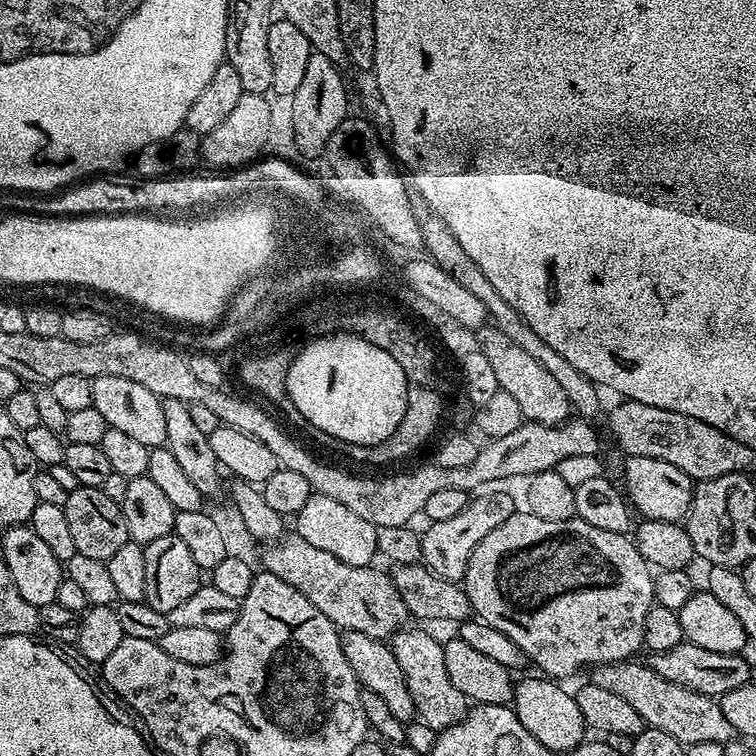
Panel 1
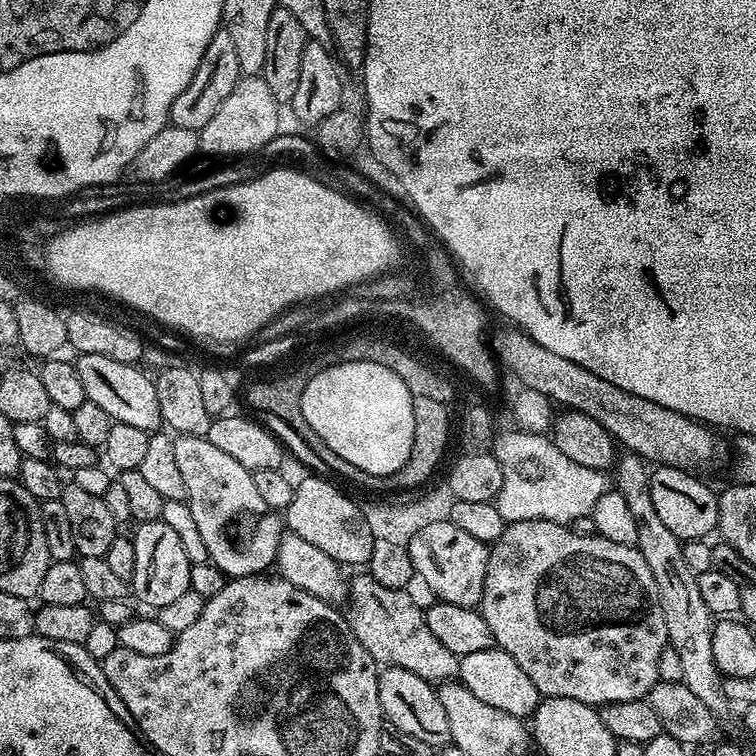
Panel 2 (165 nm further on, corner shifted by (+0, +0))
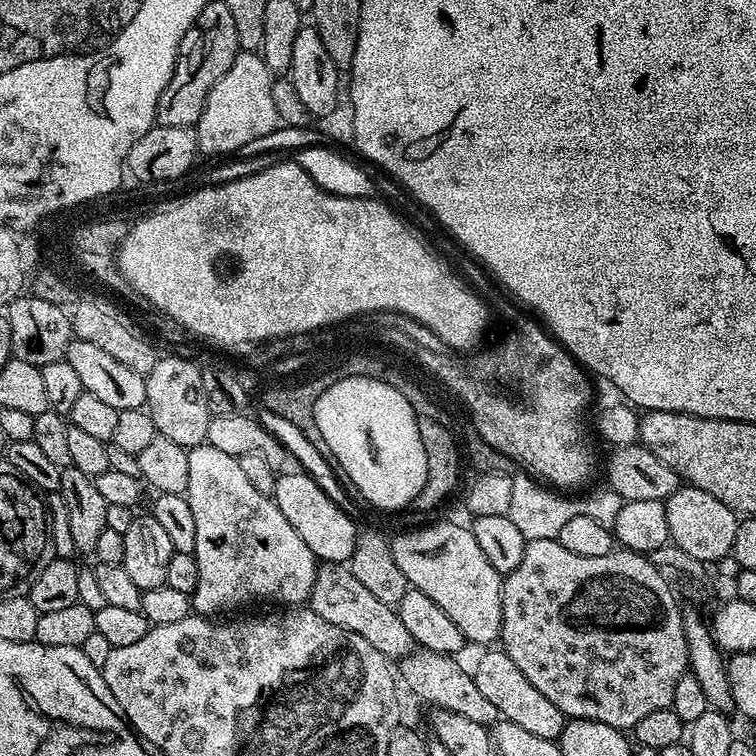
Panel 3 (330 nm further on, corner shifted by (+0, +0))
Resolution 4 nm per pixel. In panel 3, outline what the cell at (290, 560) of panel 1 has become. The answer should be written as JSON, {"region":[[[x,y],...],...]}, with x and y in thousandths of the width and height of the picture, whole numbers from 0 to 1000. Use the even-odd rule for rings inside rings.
{"region":[[[546,860],[533,869],[526,878],[526,894],[534,905],[556,926],[562,926],[571,937],[595,939],[601,944],[611,944],[642,960],[655,959],[663,951],[659,939],[632,913],[628,898],[614,884],[608,884],[607,872],[586,868],[578,862]]]}

